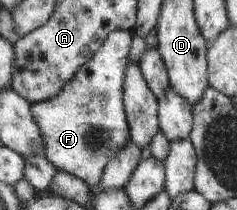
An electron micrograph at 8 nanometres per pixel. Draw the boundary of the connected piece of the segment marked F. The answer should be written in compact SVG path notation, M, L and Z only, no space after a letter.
M116 30L109 33L96 52L94 57L85 61L73 77L52 99L30 104L29 110L33 122L39 129L44 142L44 155L57 171L66 173L81 179L90 189L96 190L101 182L102 174L111 157L121 150L130 139L126 112L124 109L124 70L128 65L131 35L126 30Z

